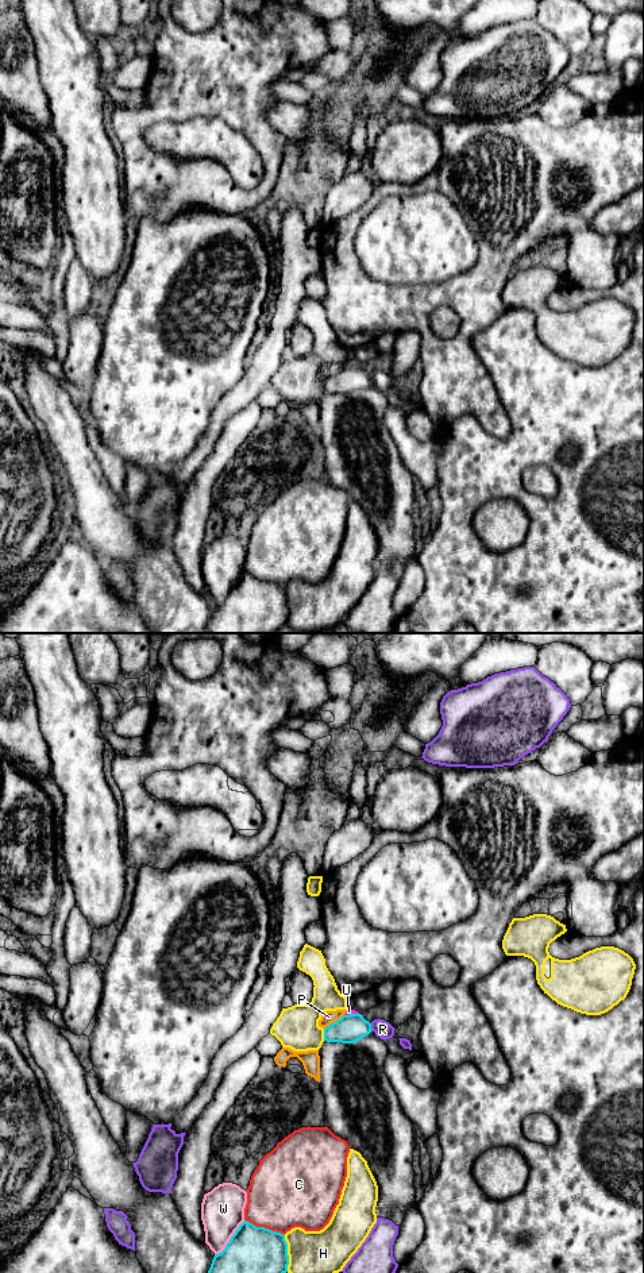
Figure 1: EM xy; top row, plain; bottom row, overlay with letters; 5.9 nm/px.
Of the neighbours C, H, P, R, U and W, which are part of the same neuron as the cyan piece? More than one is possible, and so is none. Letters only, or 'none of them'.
U

